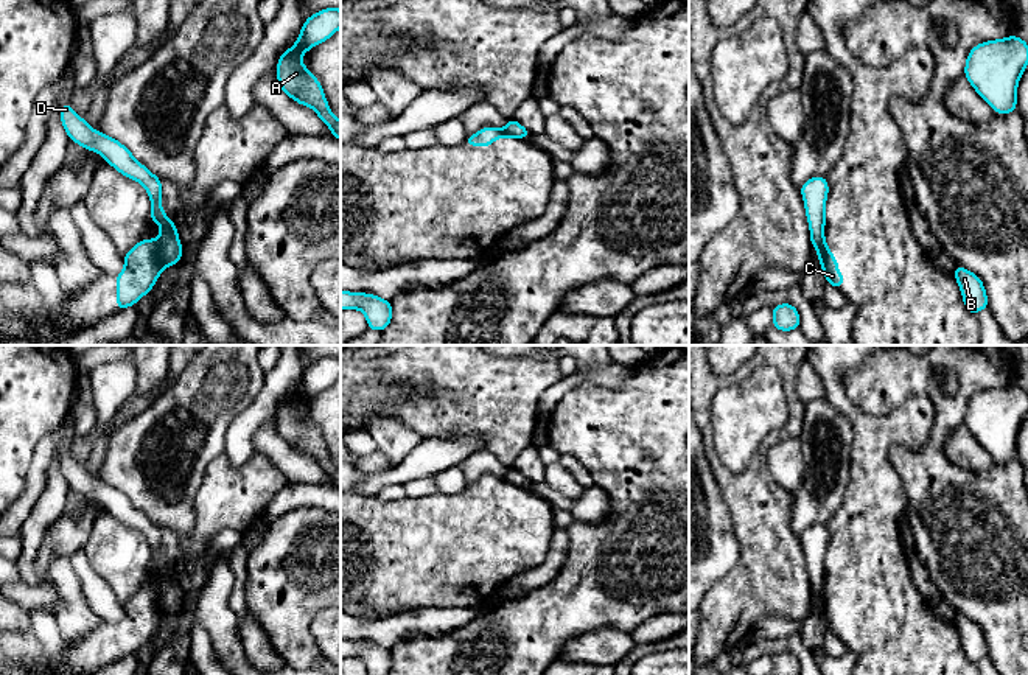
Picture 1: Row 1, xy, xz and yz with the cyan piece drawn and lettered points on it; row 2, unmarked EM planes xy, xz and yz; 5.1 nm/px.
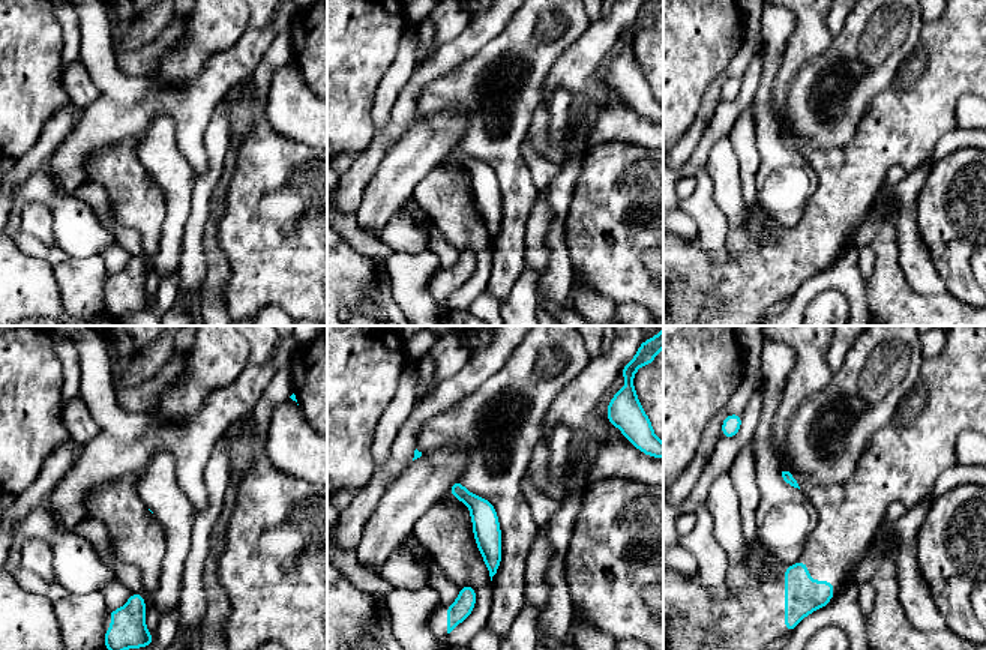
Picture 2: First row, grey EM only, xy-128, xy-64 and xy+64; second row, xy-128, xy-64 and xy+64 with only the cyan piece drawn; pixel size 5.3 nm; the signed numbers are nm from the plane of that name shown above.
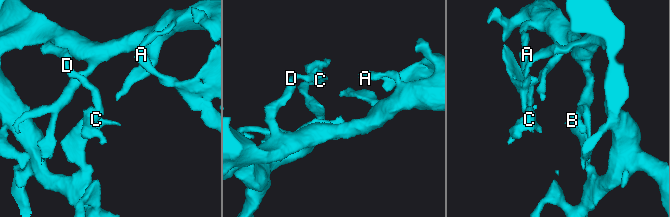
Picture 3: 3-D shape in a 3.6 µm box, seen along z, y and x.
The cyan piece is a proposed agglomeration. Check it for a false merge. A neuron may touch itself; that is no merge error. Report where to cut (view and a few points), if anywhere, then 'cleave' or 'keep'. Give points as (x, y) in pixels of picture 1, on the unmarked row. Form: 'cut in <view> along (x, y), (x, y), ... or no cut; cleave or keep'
cut in xy along (156, 588), (159, 608), (165, 615); cleave

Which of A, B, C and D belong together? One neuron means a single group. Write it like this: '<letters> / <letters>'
A B D / C

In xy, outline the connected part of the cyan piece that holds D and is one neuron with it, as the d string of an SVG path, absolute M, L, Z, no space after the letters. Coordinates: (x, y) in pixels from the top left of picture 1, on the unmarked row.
M70 449L61 454L61 473L68 487L87 499L95 499L114 515L120 523L142 532L151 547L151 569L156 571L162 580L157 586L160 594L159 608L162 613L174 614L182 608L182 591L174 569L166 566L162 557L162 529L152 523L143 512L137 510L132 501L118 488L103 482L87 473L87 470L76 463Z

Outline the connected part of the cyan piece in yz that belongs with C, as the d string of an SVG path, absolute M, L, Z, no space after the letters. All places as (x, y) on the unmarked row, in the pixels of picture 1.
M824 591L824 608L821 611L821 617L826 630L834 636L840 638L840 635L846 631L846 627L838 619L838 610L832 603L827 591Z

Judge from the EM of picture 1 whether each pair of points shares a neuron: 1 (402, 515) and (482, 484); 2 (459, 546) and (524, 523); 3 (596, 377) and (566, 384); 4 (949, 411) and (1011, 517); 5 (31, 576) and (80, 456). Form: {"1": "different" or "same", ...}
{"1": "same", "2": "same", "3": "same", "4": "same", "5": "different"}

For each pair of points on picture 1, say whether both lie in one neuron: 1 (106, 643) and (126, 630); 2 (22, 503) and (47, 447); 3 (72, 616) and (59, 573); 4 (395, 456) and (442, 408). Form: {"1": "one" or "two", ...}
{"1": "one", "2": "one", "3": "one", "4": "two"}

